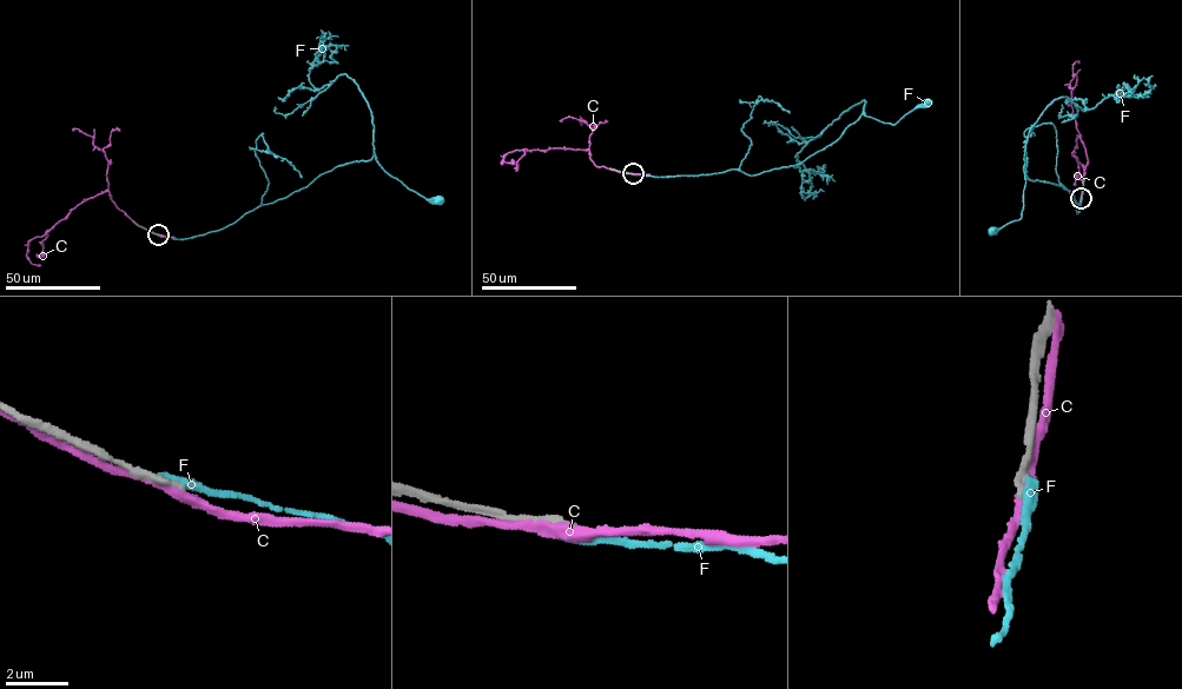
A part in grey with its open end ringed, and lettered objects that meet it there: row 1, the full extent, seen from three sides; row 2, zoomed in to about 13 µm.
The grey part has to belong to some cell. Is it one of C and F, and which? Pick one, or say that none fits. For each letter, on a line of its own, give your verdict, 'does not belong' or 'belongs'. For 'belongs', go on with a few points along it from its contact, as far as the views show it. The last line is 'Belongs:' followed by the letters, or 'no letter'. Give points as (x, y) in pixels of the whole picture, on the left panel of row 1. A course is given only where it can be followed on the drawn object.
C: does not belong
F: does not belong
Belongs: no letter

